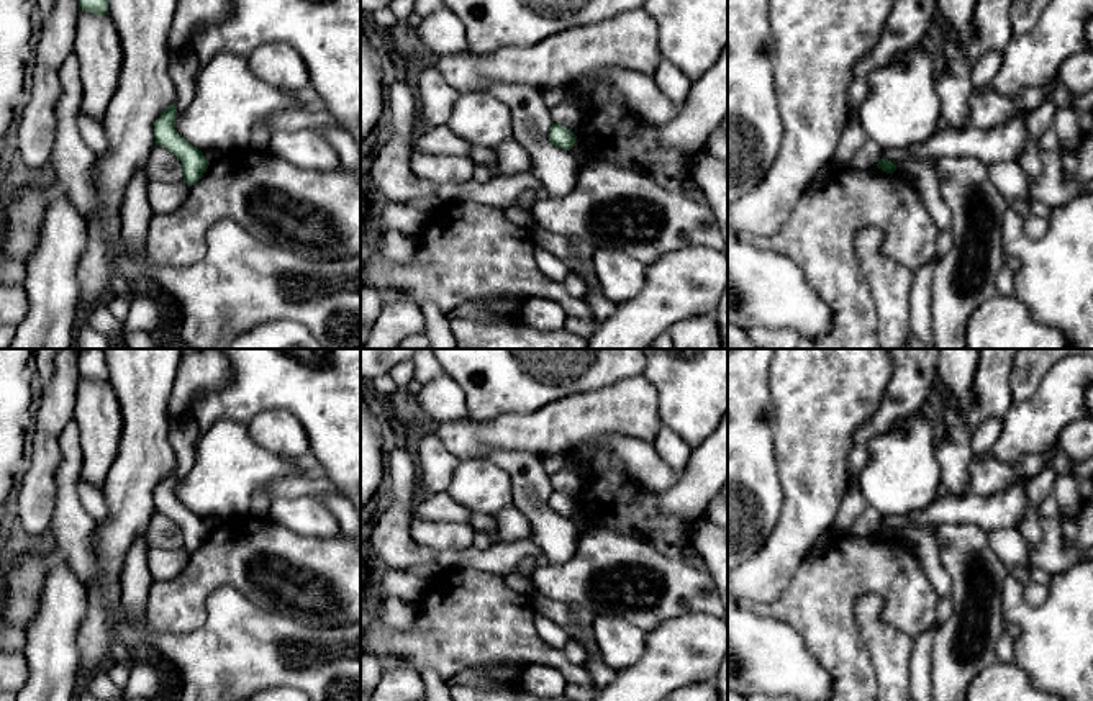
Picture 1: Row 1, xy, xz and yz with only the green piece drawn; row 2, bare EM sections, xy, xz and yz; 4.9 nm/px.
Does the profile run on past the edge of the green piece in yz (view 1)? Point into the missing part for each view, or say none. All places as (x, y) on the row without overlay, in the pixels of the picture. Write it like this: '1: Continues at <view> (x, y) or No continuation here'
1: No continuation here

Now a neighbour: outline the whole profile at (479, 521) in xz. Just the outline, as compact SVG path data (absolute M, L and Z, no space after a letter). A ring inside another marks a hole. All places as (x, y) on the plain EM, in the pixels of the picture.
M470 509L469 524L475 529L475 532L490 532L495 537L495 544L501 542L495 516L488 516Z

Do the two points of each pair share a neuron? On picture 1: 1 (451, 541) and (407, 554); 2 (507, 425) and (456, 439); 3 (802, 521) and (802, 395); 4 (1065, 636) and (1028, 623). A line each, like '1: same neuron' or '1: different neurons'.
1: different neurons
2: same neuron
3: same neuron
4: same neuron

